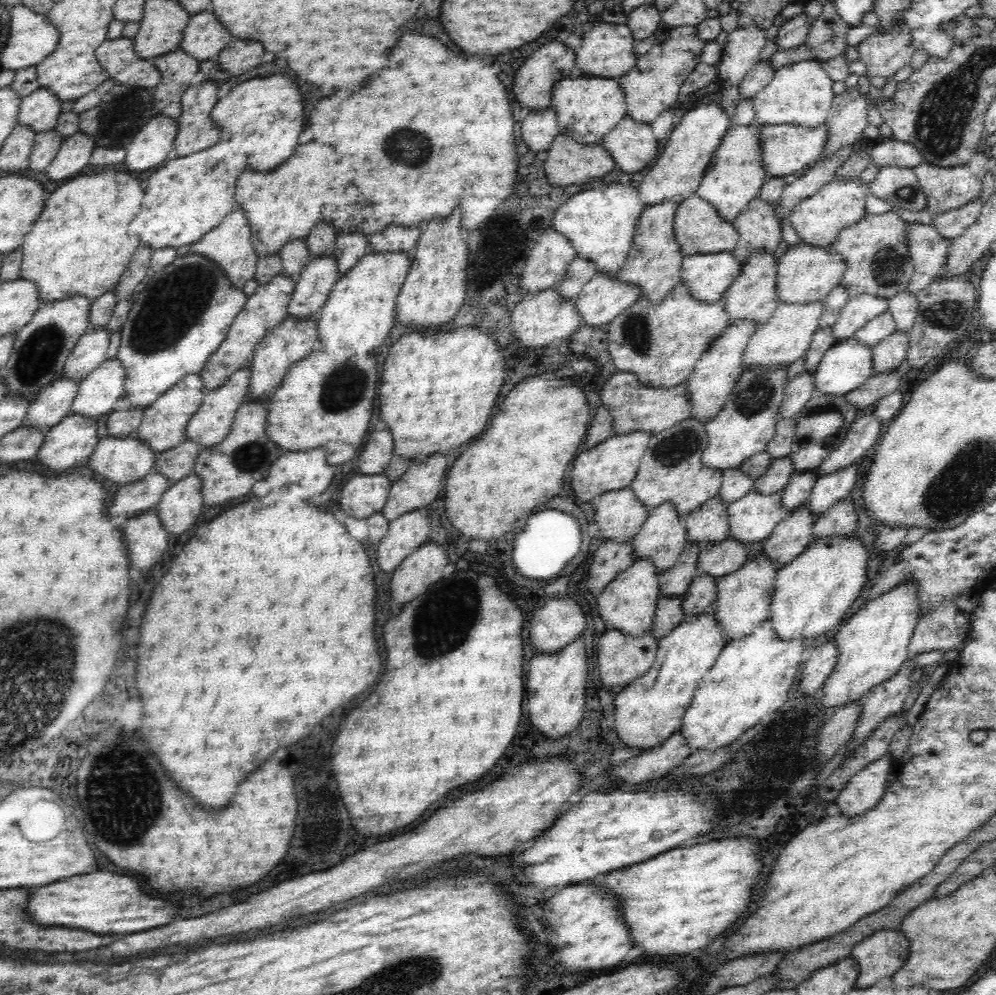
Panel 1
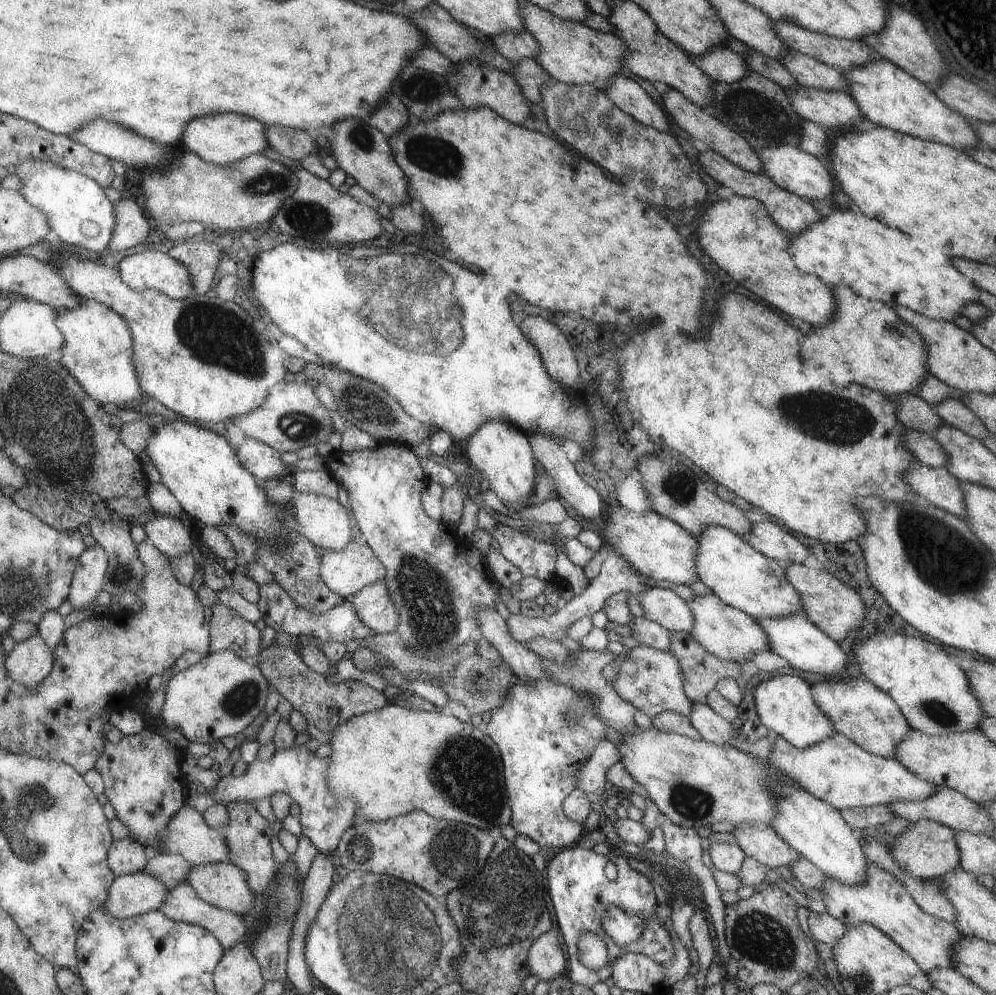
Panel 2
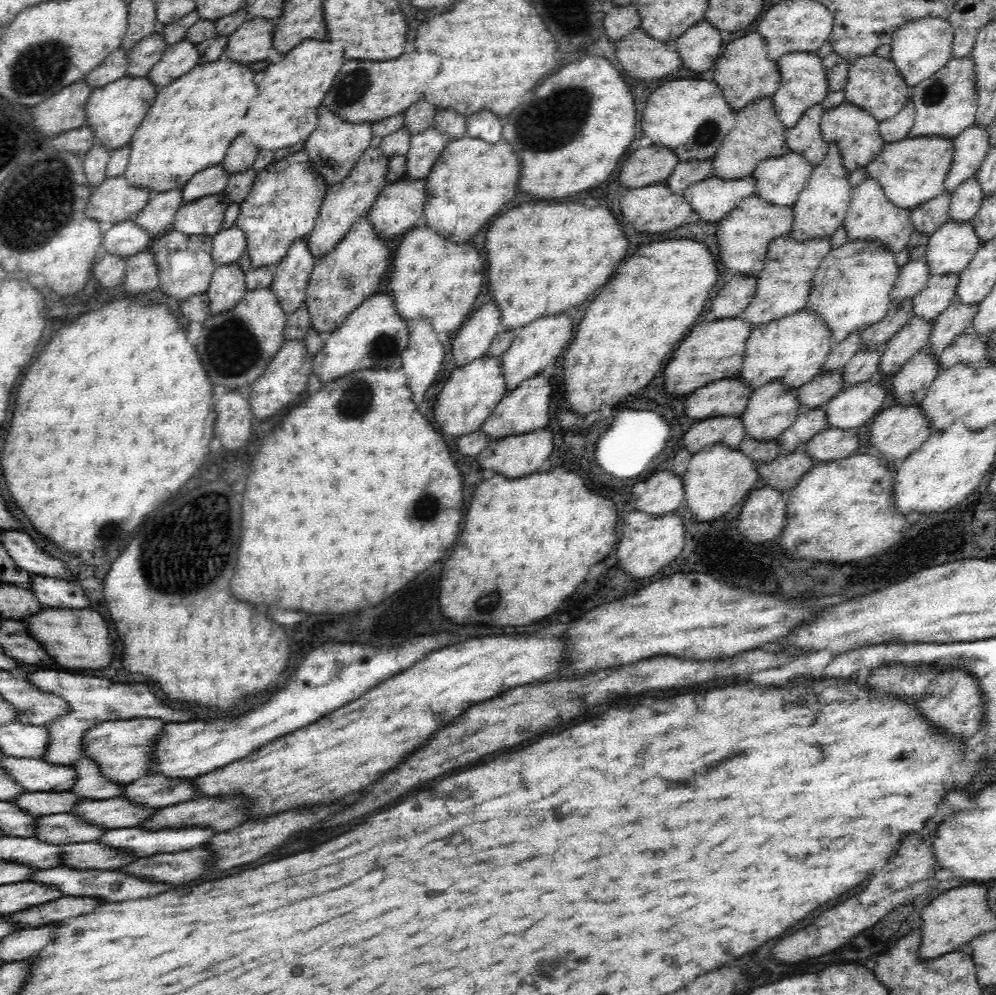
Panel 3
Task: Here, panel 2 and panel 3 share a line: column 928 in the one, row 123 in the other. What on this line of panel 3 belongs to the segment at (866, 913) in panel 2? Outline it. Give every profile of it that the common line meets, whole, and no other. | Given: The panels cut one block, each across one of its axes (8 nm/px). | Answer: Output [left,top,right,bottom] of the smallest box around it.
[908,56,979,139]

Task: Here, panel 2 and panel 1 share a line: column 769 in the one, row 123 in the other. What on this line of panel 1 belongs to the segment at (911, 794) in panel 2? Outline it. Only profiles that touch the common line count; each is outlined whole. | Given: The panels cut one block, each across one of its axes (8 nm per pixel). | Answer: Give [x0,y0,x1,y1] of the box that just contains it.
[696,121,769,222]

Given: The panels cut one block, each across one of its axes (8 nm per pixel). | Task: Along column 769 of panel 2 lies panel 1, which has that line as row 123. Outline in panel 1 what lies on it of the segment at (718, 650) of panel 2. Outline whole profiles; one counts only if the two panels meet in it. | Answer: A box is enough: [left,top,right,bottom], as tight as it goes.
[619,25,708,124]

